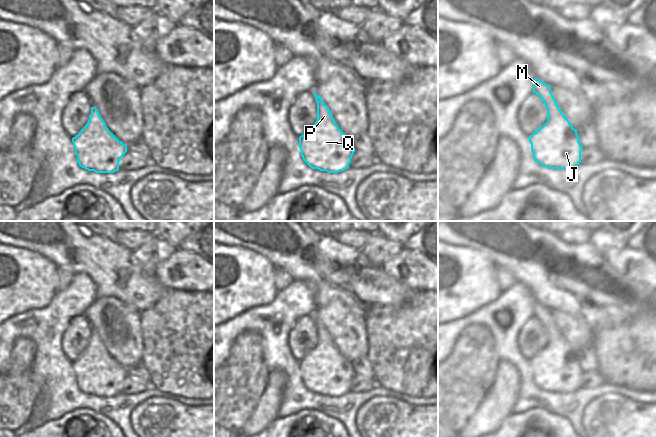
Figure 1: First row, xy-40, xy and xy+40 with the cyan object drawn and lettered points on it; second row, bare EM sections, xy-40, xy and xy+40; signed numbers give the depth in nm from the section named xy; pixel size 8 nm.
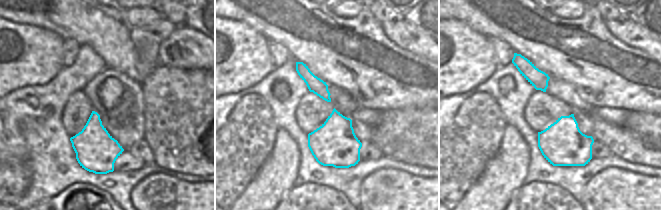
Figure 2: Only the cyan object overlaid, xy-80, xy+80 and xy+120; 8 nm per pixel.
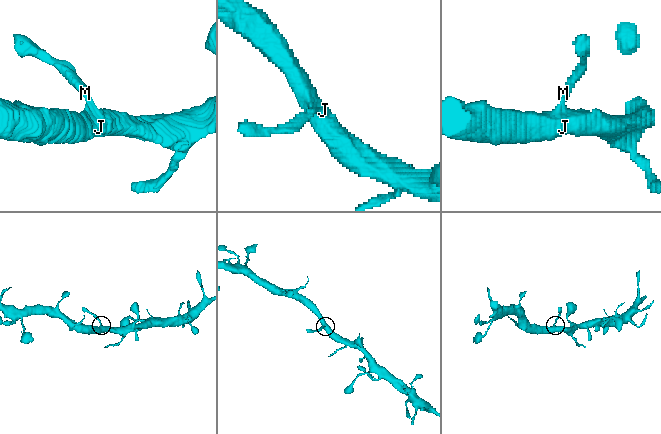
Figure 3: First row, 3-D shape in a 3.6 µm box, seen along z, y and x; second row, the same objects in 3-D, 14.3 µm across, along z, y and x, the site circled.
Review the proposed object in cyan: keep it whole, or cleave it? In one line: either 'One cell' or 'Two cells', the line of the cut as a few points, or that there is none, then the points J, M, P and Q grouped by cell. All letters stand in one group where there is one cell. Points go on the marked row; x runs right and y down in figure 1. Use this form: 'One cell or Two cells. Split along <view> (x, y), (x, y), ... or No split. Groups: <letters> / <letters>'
One cell. No split. Groups: J M P Q

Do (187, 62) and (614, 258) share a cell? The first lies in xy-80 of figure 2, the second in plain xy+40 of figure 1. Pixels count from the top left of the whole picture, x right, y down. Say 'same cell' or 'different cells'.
same cell

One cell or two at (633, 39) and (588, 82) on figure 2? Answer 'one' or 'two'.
two

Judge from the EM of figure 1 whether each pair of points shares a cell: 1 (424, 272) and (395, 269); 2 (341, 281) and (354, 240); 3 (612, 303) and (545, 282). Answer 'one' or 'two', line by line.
1: one
2: two
3: one

